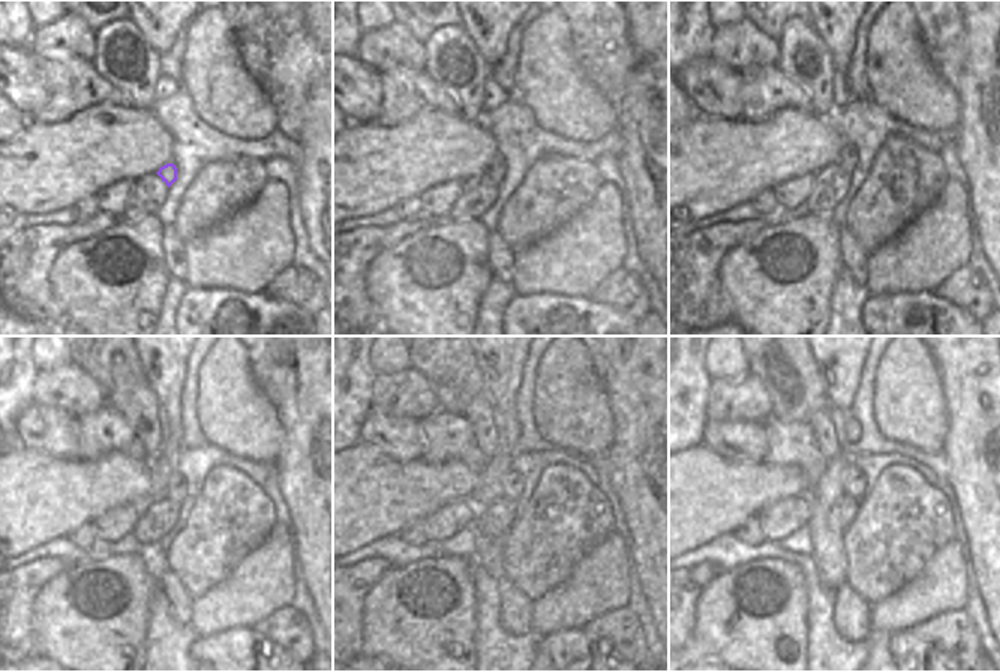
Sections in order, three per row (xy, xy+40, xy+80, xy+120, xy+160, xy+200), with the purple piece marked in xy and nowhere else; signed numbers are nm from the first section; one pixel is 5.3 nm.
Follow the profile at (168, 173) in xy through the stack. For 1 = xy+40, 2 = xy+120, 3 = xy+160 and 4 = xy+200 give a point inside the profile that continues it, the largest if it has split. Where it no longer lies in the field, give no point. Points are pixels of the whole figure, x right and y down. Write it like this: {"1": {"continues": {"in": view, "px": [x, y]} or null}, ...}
{"1": {"continues": {"in": "xy+40", "px": [500, 165]}}, "2": {"continues": {"in": "xy+120", "px": [176, 485]}}, "3": {"continues": {"in": "xy+160", "px": [513, 485]}}, "4": {"continues": {"in": "xy+200", "px": [855, 483]}}}

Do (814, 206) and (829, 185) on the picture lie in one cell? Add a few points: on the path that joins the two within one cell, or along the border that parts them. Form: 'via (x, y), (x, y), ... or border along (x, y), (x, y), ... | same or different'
via (817, 201), (828, 189) | same

